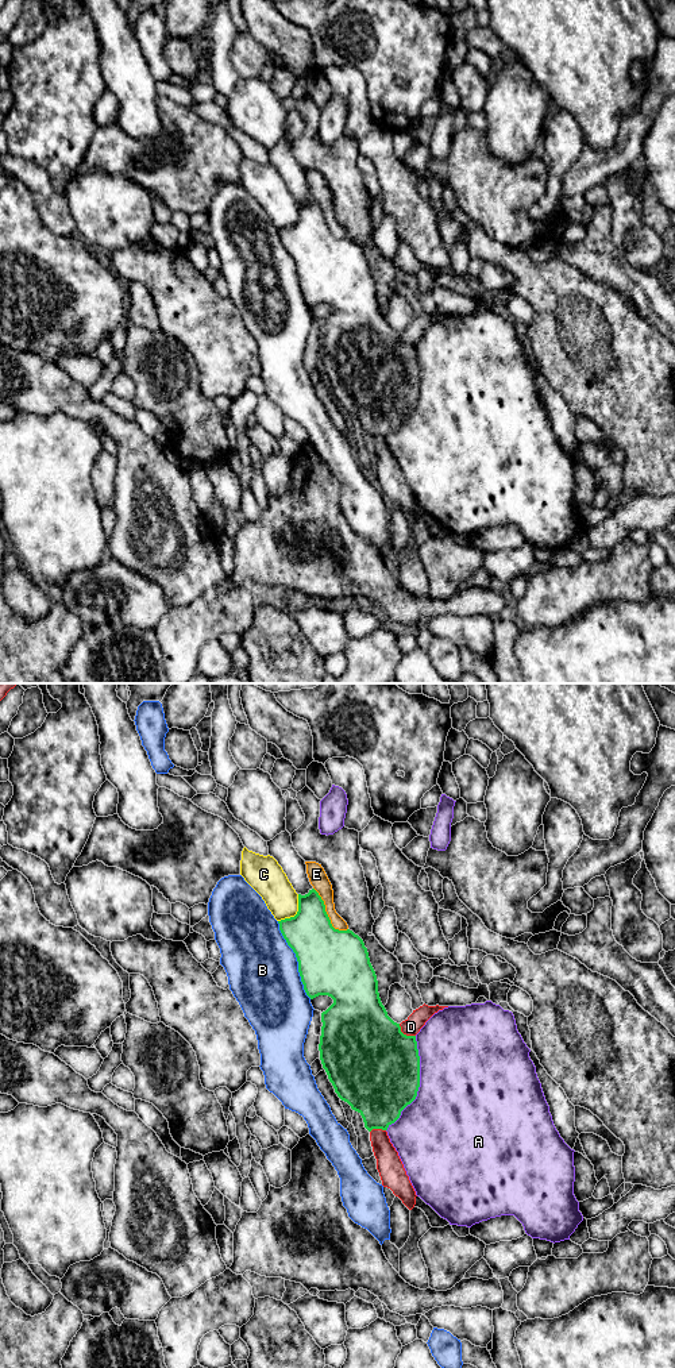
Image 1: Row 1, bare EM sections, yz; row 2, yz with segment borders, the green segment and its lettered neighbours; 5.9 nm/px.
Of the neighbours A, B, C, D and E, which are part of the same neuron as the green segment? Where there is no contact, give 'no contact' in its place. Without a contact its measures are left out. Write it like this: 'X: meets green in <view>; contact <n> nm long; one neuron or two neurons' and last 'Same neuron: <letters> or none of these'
A: meets green in yz; contact 600 nm long; two neurons
B: meets green in yz; contact 500 nm long; two neurons
C: meets green in yz; contact 200 nm long; two neurons
D: meets green in yz; contact 130 nm long; two neurons
E: meets green in yz; contact 320 nm long; two neurons
Same neuron: none of these

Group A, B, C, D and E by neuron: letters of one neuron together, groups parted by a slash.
A / B / C / D / E

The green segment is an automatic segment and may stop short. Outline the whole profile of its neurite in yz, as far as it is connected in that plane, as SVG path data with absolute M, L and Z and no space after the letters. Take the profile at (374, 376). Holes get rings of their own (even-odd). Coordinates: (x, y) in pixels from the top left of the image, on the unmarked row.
M312 197L308 203L298 203L298 220L294 226L278 230L279 239L288 254L296 262L298 281L306 304L313 308L328 304L333 312L321 321L320 369L338 405L358 420L364 436L387 439L401 420L410 413L420 396L420 365L416 344L401 340L400 332L394 331L381 311L378 289L370 271L363 248L352 239L339 239L331 232L325 213L319 201Z

